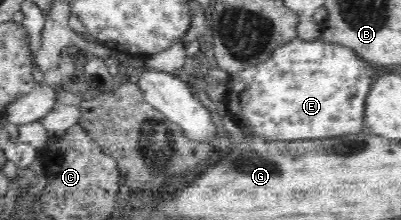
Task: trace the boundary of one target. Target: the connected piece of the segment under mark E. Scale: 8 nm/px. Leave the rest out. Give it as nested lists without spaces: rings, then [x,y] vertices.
[[[292,38],[272,51],[265,61],[246,66],[232,75],[232,87],[226,95],[228,115],[244,127],[246,135],[258,135],[264,139],[294,141],[338,137],[362,131],[368,92],[380,70],[376,65],[358,57],[348,46],[328,42],[322,38]]]

